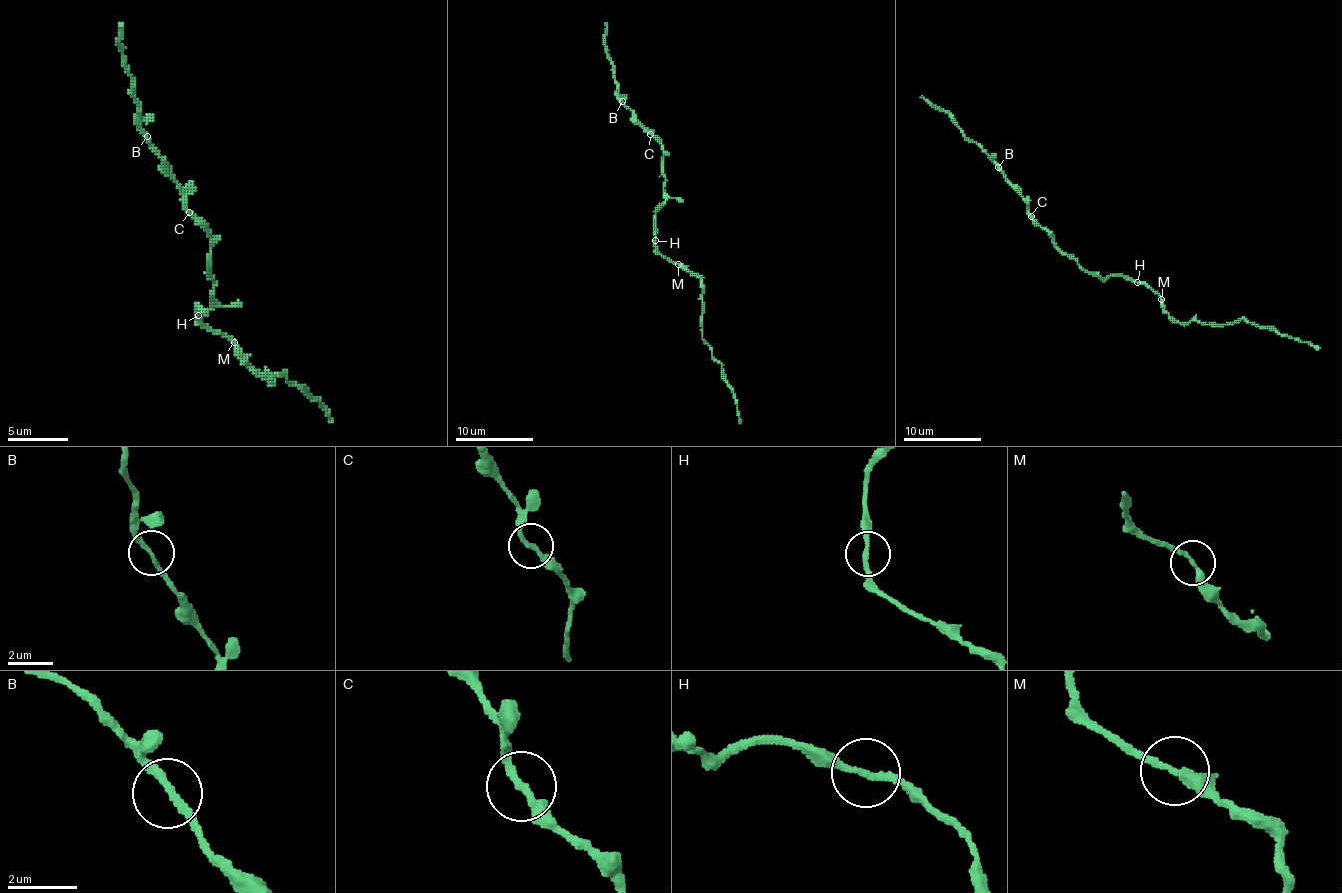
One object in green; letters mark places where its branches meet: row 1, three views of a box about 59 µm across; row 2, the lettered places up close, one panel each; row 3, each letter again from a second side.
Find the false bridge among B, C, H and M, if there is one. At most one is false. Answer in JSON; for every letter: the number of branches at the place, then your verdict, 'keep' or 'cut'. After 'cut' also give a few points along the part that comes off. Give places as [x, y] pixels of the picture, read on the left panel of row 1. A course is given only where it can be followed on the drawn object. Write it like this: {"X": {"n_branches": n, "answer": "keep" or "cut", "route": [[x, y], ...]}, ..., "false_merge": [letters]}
{"B": {"n_branches": 2, "answer": "keep"}, "C": {"n_branches": 2, "answer": "keep"}, "H": {"n_branches": 2, "answer": "keep"}, "M": {"n_branches": 2, "answer": "keep"}, "false_merge": []}

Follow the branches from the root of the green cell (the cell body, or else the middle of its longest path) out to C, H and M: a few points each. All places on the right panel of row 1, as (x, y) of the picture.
C: (1101, 278), (1089, 274), (1073, 258), (1064, 255), (1054, 239), (1031, 216)
H: (1101, 278), (1128, 276), (1137, 282)
M: (1101, 278), (1128, 276), (1143, 282), (1161, 299)

